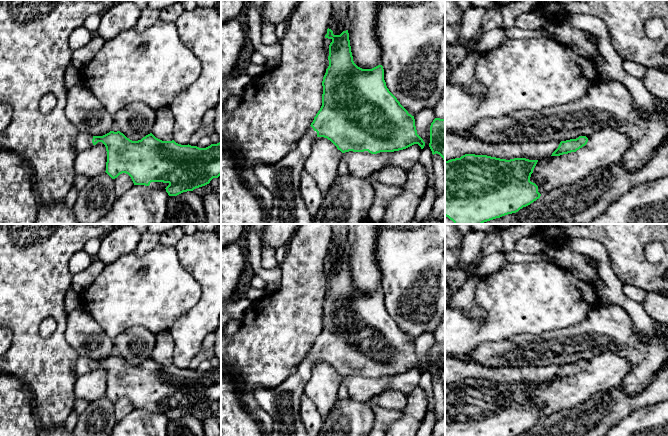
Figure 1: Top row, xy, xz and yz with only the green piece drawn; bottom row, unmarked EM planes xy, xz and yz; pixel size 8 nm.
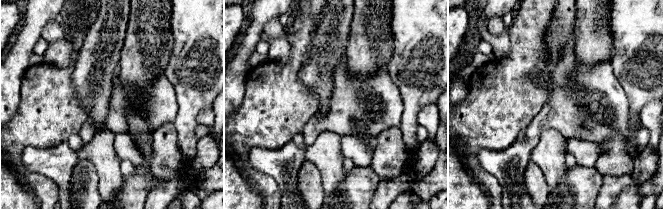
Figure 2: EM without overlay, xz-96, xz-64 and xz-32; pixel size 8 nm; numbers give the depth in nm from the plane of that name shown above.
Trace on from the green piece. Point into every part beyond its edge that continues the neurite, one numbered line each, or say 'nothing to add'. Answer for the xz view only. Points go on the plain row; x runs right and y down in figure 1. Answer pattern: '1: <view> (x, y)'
1: xz (282, 403)

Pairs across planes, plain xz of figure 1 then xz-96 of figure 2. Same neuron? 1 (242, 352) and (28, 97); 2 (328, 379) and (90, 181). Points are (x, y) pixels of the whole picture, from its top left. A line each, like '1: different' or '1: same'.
1: same
2: different

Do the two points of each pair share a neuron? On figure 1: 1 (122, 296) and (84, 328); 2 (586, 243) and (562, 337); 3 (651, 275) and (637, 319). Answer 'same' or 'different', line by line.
1: different
2: different
3: different

